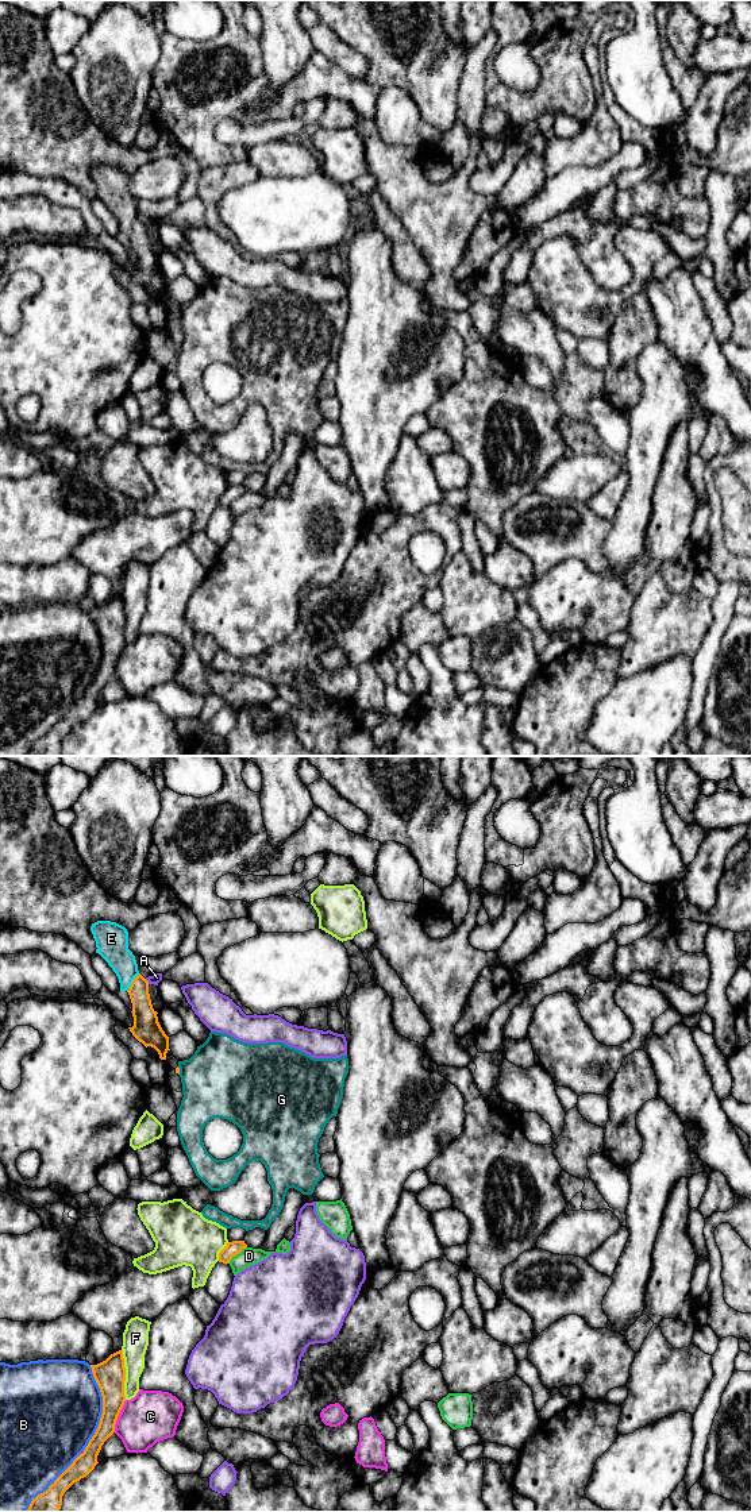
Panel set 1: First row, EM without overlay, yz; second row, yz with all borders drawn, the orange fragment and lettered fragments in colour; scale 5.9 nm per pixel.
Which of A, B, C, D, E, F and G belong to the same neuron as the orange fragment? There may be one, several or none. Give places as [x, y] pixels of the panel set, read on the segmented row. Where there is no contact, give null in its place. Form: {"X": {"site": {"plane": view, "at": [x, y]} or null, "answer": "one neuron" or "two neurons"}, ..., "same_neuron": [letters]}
{"A": {"site": {"plane": "yz", "at": [147, 982]}, "answer": "two neurons"}, "B": {"site": {"plane": "yz", "at": [91, 1439]}, "answer": "two neurons"}, "C": {"site": {"plane": "yz", "at": [118, 1415]}, "answer": "two neurons"}, "D": {"site": {"plane": "yz", "at": [237, 1253]}, "answer": "two neurons"}, "E": {"site": {"plane": "yz", "at": [131, 983]}, "answer": "one neuron"}, "F": {"site": {"plane": "yz", "at": [124, 1374]}, "answer": "two neurons"}, "G": {"site": {"plane": "yz", "at": [178, 1071]}, "answer": "two neurons"}, "same_neuron": ["E"]}

